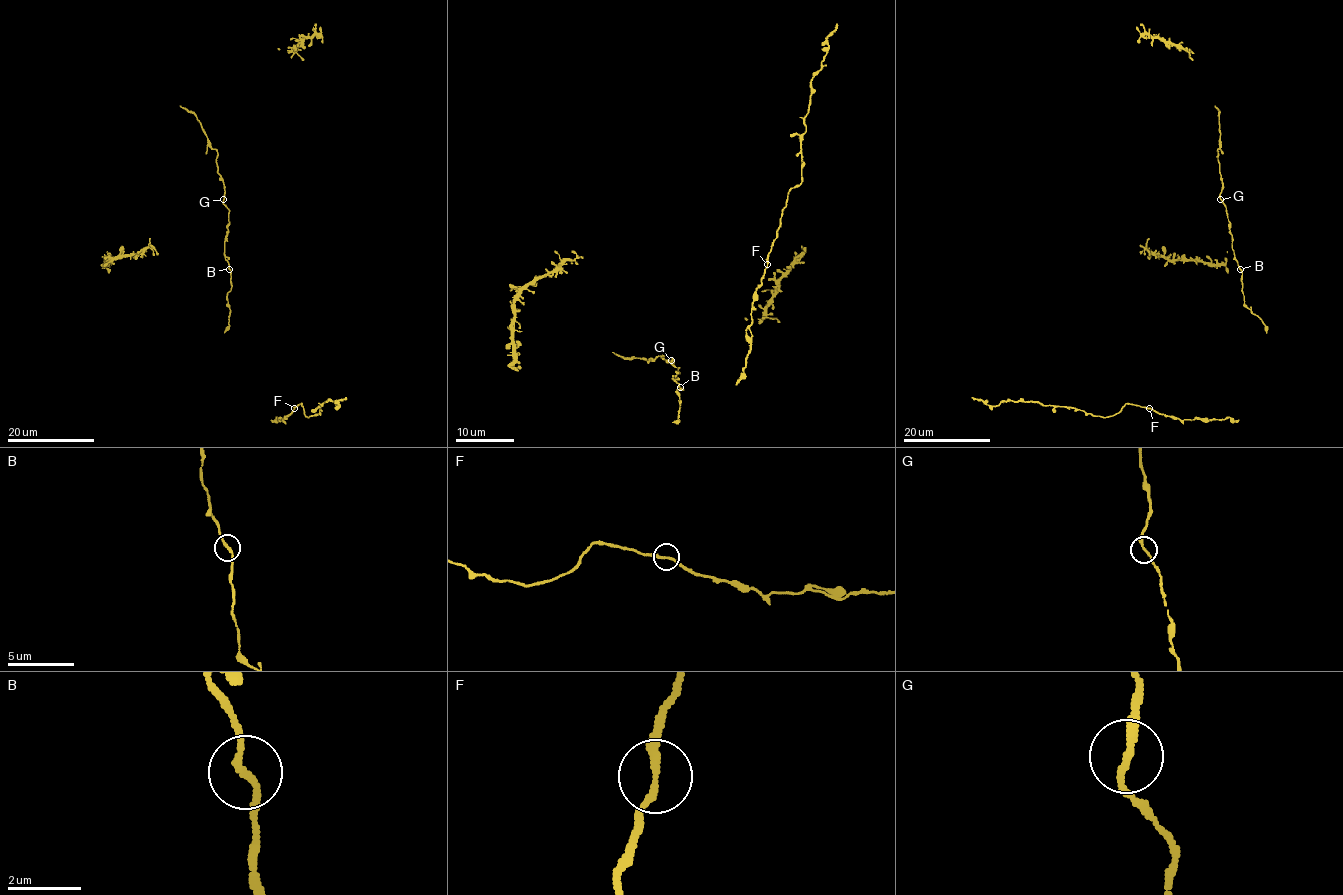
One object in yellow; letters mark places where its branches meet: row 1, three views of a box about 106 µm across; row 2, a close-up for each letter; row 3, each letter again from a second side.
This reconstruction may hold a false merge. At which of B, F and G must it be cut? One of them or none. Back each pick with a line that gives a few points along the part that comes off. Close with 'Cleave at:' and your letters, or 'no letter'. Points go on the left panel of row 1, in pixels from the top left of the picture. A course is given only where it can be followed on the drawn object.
F: foreign part runs (294, 408), (300, 404), (306, 416), (318, 415), (324, 401), (333, 400), (337, 406), (346, 397)
Cleave at: F

